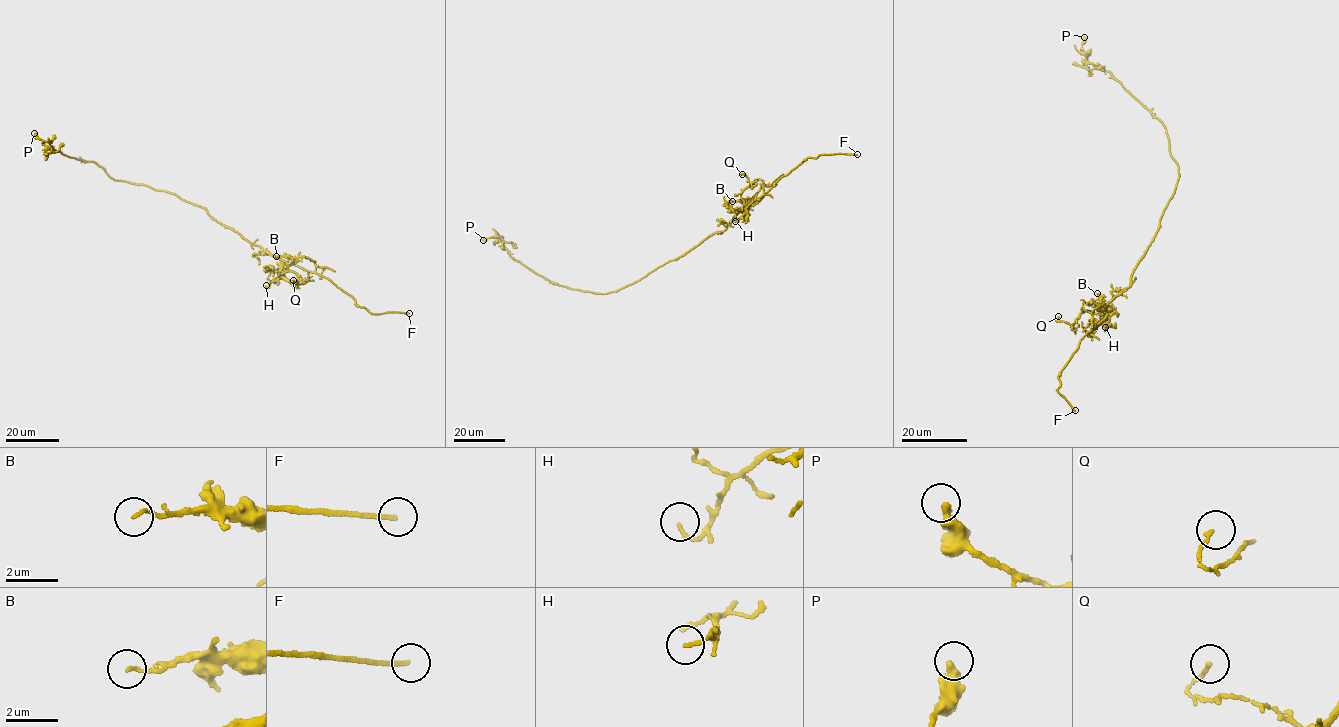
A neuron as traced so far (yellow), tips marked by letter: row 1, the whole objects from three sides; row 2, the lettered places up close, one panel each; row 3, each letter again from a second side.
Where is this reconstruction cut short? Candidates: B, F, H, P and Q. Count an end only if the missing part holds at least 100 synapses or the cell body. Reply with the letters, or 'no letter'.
F

